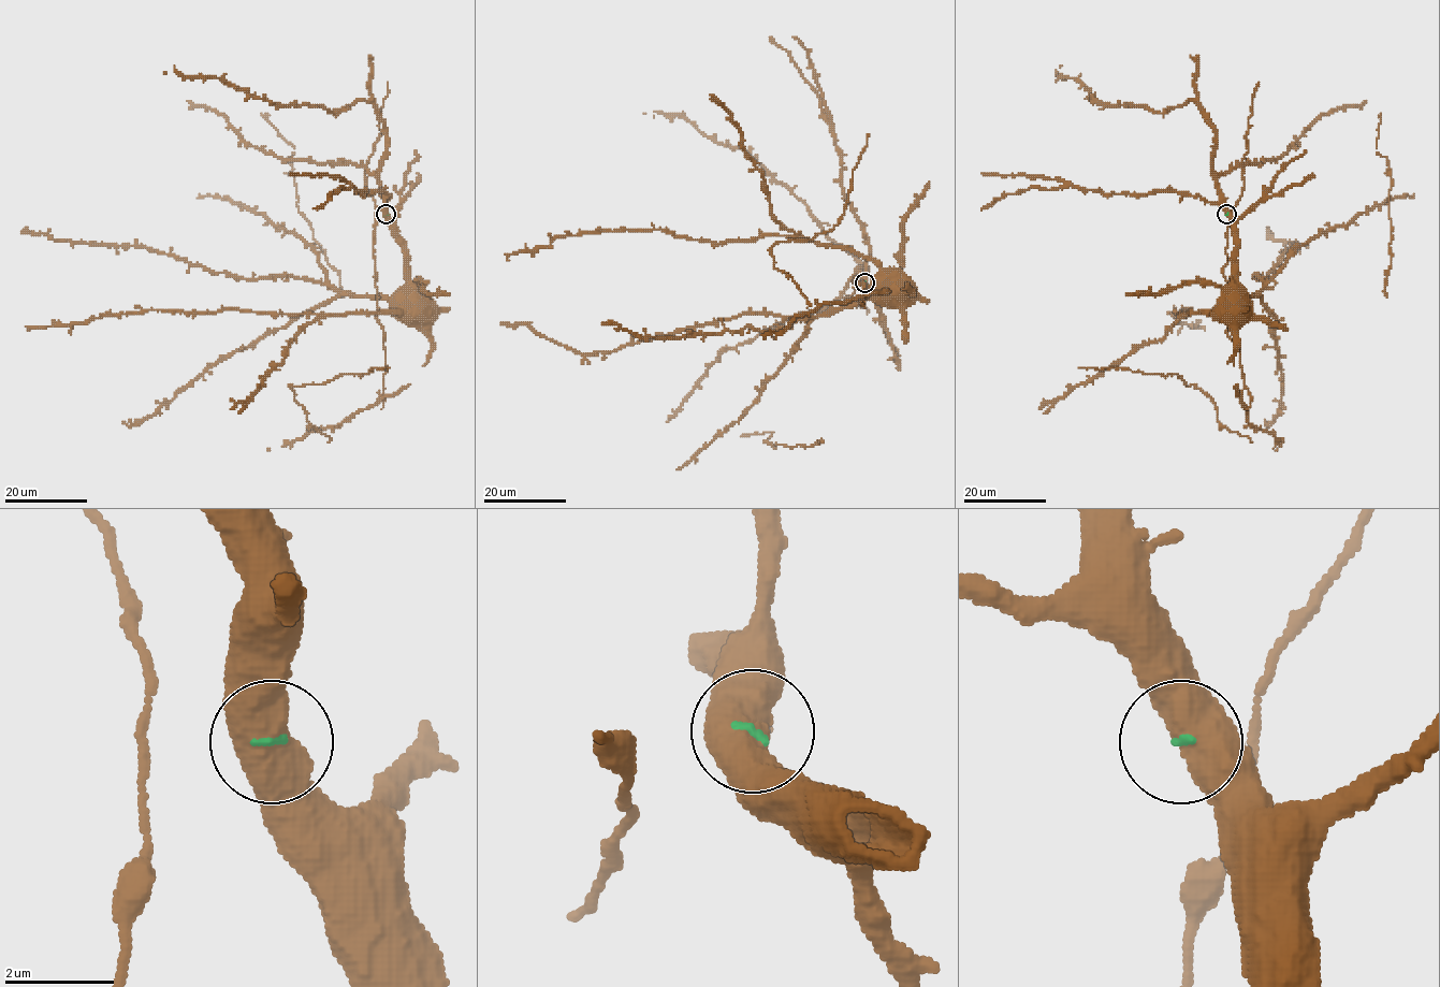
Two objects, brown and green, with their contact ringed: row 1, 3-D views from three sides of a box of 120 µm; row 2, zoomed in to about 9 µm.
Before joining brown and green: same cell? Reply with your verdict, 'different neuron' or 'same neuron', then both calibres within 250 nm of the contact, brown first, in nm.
same neuron; calibres 600 and 90 nm

